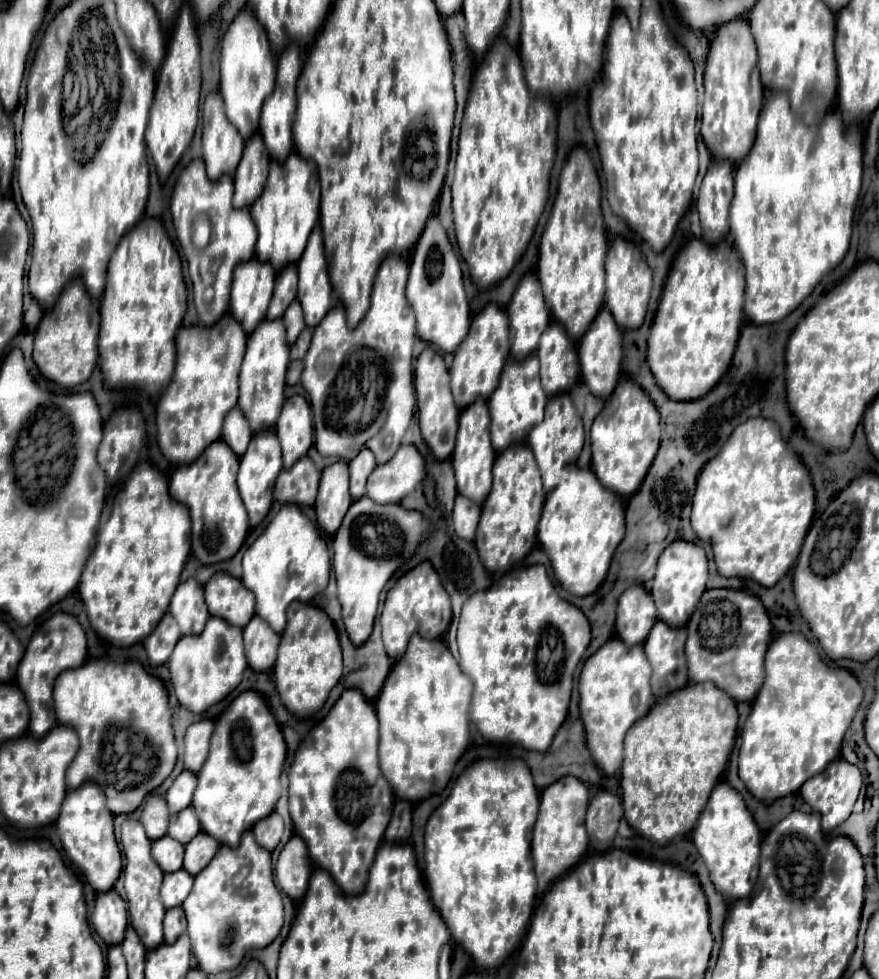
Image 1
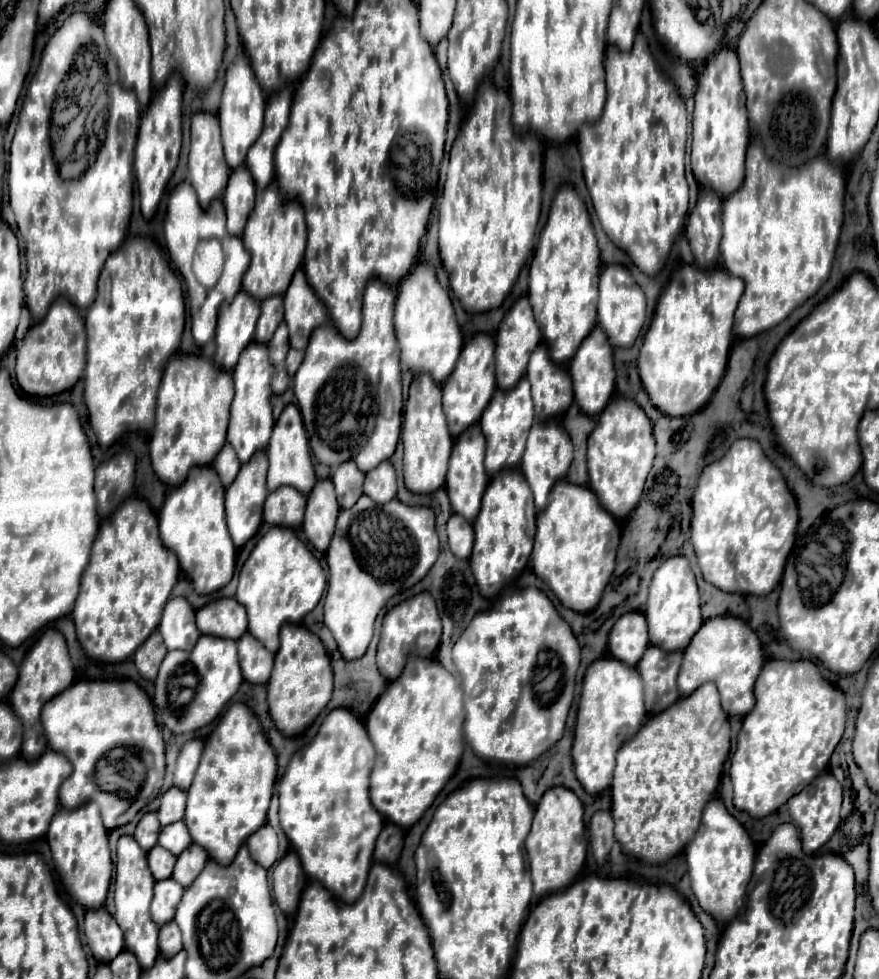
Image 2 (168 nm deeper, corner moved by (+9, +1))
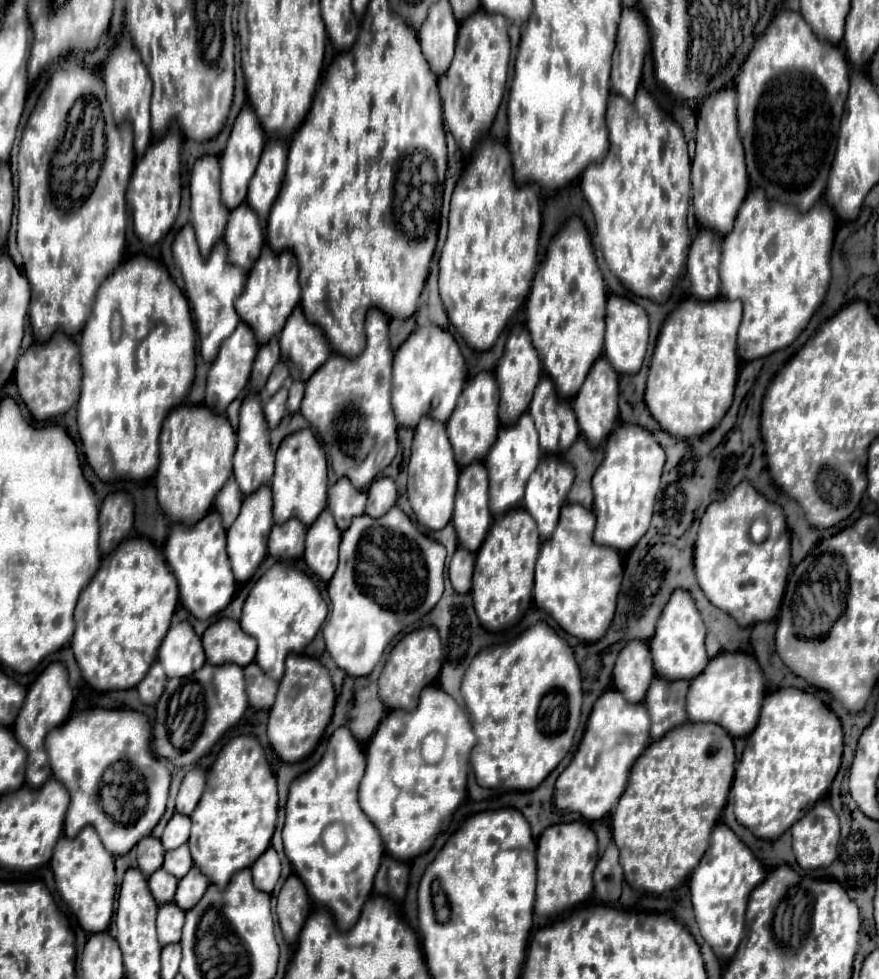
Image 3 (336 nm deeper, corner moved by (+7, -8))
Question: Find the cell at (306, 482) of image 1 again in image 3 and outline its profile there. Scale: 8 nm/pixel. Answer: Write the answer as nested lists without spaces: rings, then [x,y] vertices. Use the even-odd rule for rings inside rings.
[[[296,517],[282,525],[274,525],[268,537],[268,551],[274,559],[296,559],[304,553],[306,525]]]

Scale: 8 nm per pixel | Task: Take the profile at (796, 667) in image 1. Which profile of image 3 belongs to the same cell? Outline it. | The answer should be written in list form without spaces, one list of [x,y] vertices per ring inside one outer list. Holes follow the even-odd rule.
[[[782,687],[764,697],[760,721],[756,729],[746,737],[746,749],[736,765],[734,783],[730,789],[734,801],[734,815],[738,823],[748,827],[760,839],[778,839],[792,827],[812,803],[822,799],[832,785],[832,779],[840,767],[844,733],[840,719],[814,695],[796,687]]]

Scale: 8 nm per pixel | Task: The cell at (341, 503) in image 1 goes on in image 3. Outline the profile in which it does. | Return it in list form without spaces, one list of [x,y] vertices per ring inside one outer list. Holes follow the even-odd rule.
[[[324,509],[318,515],[318,519],[308,527],[306,551],[304,551],[304,561],[308,569],[320,575],[324,581],[330,581],[336,571],[338,545],[340,545],[340,529],[336,527],[330,509]]]

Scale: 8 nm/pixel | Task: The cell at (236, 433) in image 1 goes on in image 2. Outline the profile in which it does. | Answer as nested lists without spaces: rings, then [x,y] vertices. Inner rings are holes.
[[[226,444],[220,450],[220,454],[218,454],[216,462],[214,462],[214,470],[220,476],[224,488],[228,488],[234,482],[238,470],[240,470],[240,462],[238,462],[238,458],[236,458],[236,454],[234,454],[234,450],[232,450],[230,444]]]

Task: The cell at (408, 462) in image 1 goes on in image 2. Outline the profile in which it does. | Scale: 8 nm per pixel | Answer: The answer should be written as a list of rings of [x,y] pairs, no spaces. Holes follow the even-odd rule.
[[[388,460],[378,464],[374,470],[366,472],[364,494],[378,504],[390,502],[396,496],[396,472]]]

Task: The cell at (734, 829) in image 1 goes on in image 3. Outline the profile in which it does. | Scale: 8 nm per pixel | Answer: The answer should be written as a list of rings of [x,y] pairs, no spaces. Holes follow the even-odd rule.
[[[726,823],[712,829],[710,847],[690,875],[690,895],[696,923],[704,941],[714,949],[718,959],[730,959],[744,937],[744,911],[752,889],[762,883],[766,871],[752,851],[734,835]]]

